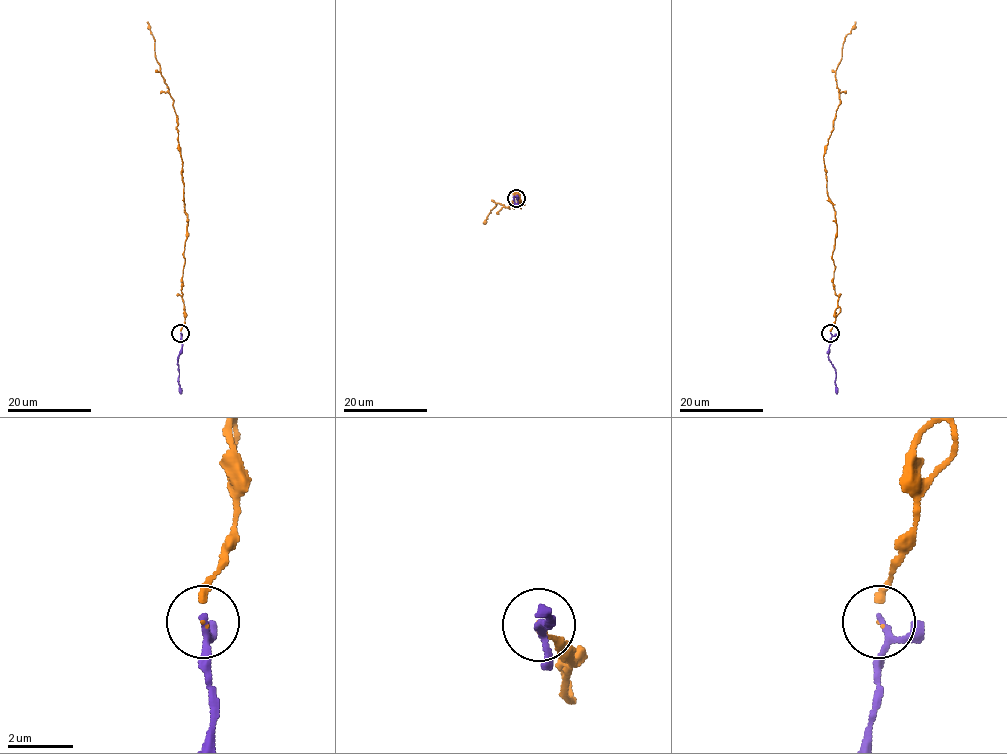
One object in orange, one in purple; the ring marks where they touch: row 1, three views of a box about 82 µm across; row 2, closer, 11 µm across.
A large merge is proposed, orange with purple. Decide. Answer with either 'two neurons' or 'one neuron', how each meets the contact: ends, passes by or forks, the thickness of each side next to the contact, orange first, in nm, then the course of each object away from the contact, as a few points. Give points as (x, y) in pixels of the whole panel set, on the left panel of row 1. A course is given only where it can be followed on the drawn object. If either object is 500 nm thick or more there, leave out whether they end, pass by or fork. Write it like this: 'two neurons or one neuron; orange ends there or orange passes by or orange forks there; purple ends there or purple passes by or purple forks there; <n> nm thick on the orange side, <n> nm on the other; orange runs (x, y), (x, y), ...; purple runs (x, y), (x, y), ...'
one neuron; orange ends there; purple passes by; 150 nm thick on the orange side, 150 nm on the other; orange runs (181, 334), (185, 321), (181, 288), (187, 224), (178, 118), (155, 58), (154, 37), (147, 21); purple runs (181, 334), (182, 350), (178, 362), (181, 394)

